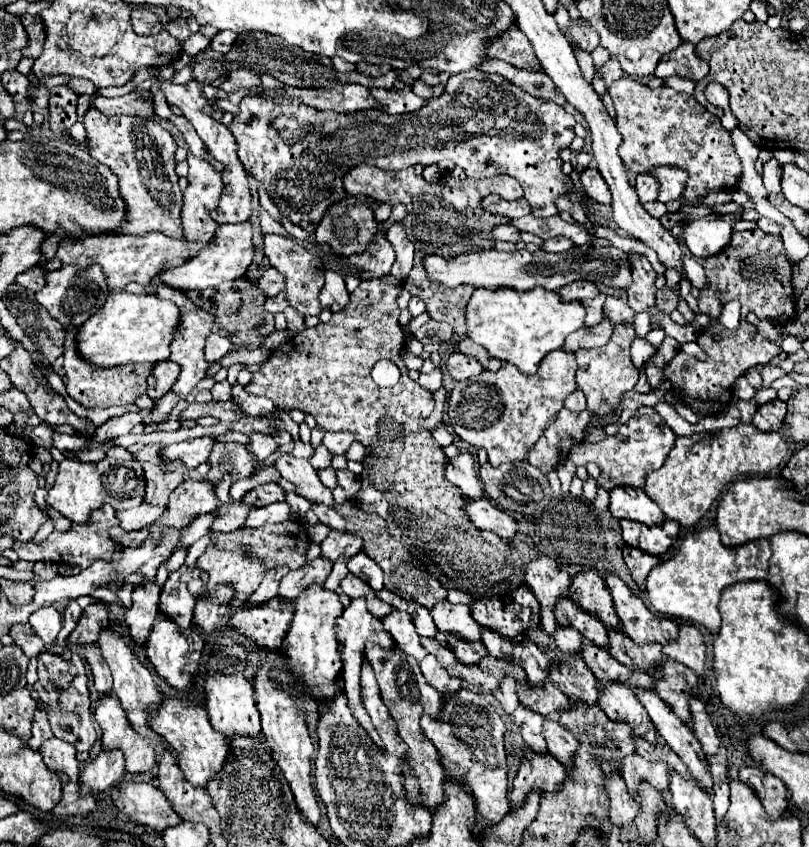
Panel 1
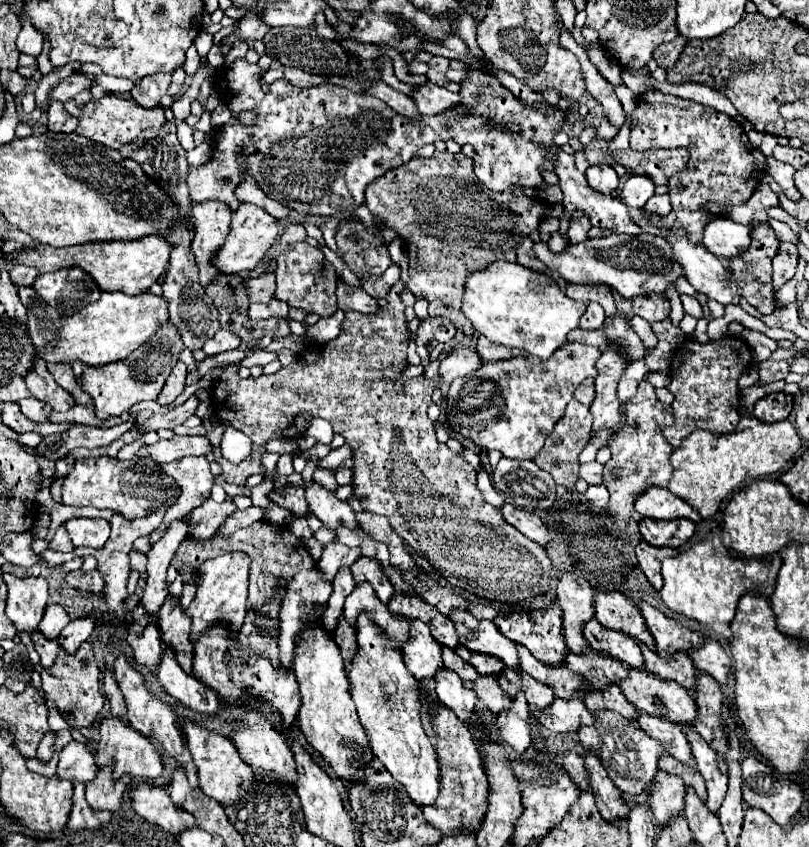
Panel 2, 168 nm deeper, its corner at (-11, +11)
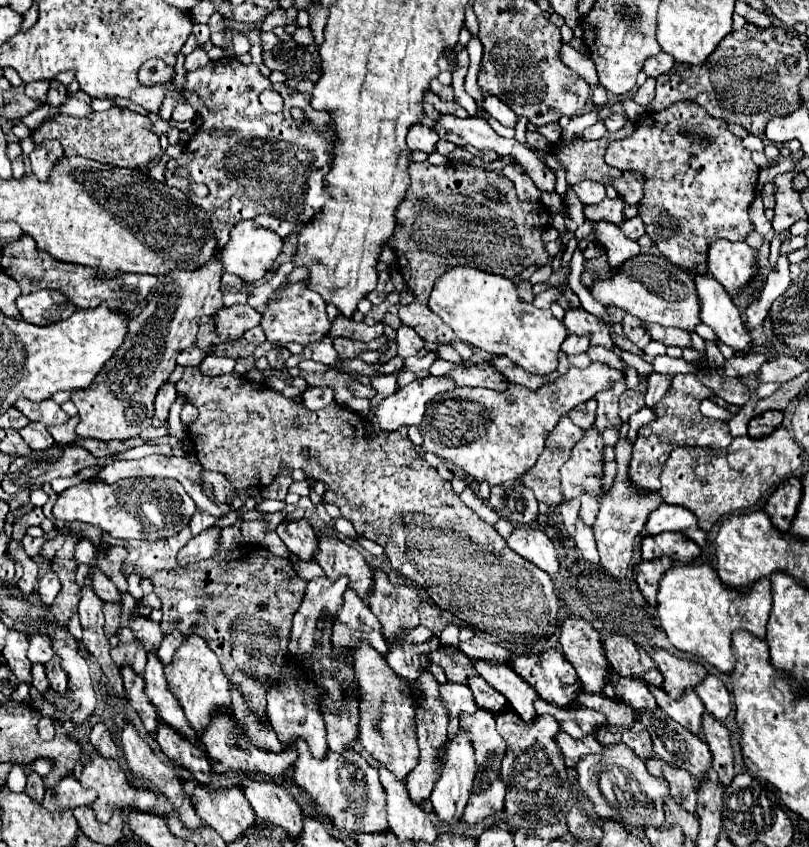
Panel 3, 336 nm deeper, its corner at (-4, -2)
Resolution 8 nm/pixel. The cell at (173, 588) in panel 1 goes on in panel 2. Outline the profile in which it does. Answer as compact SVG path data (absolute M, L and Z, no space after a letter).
M167 597L163 609L159 611L159 629L161 639L175 649L179 665L191 673L193 663L193 645L189 641L191 631L191 617L181 609L181 601L175 597Z

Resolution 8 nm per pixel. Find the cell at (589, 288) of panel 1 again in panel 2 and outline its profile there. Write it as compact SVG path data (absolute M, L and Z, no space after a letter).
M567 285L567 297L589 303L589 301L597 301L603 309L605 315L611 317L615 315L615 301L611 295L611 289L607 289L607 285Z

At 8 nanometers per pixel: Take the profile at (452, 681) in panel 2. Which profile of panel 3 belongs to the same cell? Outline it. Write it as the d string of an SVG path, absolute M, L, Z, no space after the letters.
M460 728L458 738L446 742L446 746L444 746L444 764L442 764L442 768L440 768L440 780L436 782L434 792L432 792L432 796L430 796L432 810L434 810L434 814L436 814L442 822L454 824L454 822L458 822L458 820L462 818L464 808L466 808L468 798L470 798L472 784L474 784L474 774L476 774L474 748L472 748L472 744L470 744L468 734Z

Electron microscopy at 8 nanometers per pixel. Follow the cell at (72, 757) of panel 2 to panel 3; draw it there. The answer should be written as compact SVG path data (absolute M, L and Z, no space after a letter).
M66 776L56 788L46 790L42 806L46 810L74 810L78 806L92 806L96 792L84 788L74 776Z

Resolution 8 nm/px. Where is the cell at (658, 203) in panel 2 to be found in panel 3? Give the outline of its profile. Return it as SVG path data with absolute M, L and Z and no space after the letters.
M634 216L634 218L626 220L620 228L622 228L624 234L628 234L628 238L632 238L632 240L638 240L640 236L644 236L644 224L642 224L640 216Z

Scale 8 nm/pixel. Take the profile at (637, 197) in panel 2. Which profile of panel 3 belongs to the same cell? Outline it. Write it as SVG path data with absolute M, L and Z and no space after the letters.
M616 196L614 200L604 198L604 202L600 204L592 204L592 206L584 206L584 218L590 222L616 222L622 224L622 210L624 210L624 202L620 196Z

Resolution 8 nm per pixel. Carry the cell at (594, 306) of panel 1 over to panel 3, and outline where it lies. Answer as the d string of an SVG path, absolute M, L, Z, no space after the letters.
M568 336L566 340L564 340L564 344L562 344L562 352L564 354L568 354L568 356L578 356L578 354L584 354L586 350L588 350L588 338L586 336Z

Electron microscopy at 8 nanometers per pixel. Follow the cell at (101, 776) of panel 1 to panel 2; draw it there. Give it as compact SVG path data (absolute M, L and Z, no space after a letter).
M99 769L97 777L87 783L87 803L93 809L117 811L129 783L131 777L121 777L119 781L113 781L111 769Z

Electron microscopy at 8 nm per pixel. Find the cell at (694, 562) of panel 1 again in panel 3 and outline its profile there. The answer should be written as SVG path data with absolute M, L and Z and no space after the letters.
M656 558L650 562L640 562L634 568L634 578L638 582L642 596L650 606L654 608L658 606L660 624L674 648L700 656L716 670L730 674L734 670L732 634L738 630L746 630L760 640L766 638L766 622L772 606L770 580L762 578L754 584L754 588L748 594L736 594L736 590L730 590L720 582L716 570L708 564L700 564L700 566L678 564L674 568L672 564L674 564L672 558Z

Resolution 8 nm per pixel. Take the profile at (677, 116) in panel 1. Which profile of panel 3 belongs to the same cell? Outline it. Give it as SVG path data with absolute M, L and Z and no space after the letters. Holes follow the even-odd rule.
M682 100L682 102L676 102L676 104L672 104L670 108L662 110L662 112L646 112L644 116L640 116L640 120L636 122L636 130L634 130L632 136L628 136L628 138L624 138L624 140L614 140L614 142L610 142L610 144L606 146L606 156L604 156L604 160L608 162L608 166L614 166L614 168L618 168L618 170L632 170L632 172L644 174L644 180L646 180L646 182L644 182L644 198L642 198L642 202L640 202L638 216L642 218L644 226L646 226L646 234L652 238L654 246L660 250L660 254L662 254L666 260L670 260L672 264L676 264L676 266L680 266L680 268L690 270L692 274L706 274L706 272L708 272L708 264L706 264L708 246L710 246L714 240L726 238L726 240L730 240L730 242L738 242L738 240L746 240L746 236L754 230L754 224L752 224L752 220L750 220L750 216L748 216L748 206L750 206L750 202L754 200L754 194L756 194L758 166L752 162L750 152L742 146L742 140L740 140L738 136L734 136L734 134L728 130L728 124L722 122L722 120L718 120L718 118L714 118L714 116L710 116L700 104L696 104L696 102L692 102L692 100ZM682 128L686 128L686 130L696 130L700 136L708 136L708 134L710 134L710 140L708 140L708 142L694 142L692 138L680 134Z

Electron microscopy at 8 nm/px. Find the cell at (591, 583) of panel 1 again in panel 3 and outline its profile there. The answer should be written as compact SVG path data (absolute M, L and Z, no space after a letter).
M606 636L604 650L608 654L608 662L612 668L624 676L624 678L640 678L648 684L654 684L662 688L662 674L656 668L654 660L648 656L648 652L640 646L636 646L630 638L624 636Z

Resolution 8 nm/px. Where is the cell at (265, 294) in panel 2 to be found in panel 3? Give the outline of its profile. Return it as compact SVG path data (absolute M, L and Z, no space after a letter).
M234 304L230 308L220 308L214 316L214 326L224 344L238 342L246 330L260 324L260 314L248 304Z

